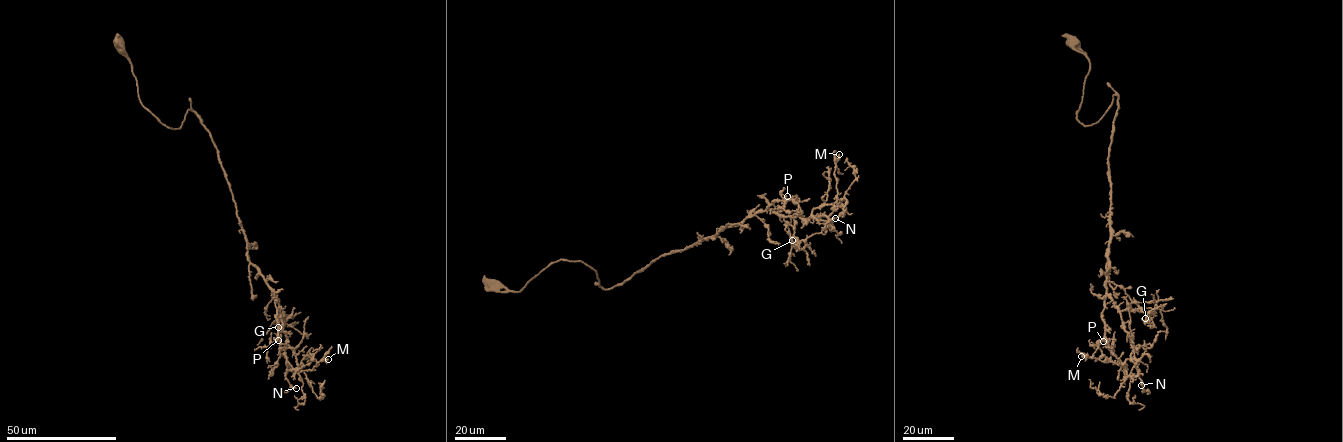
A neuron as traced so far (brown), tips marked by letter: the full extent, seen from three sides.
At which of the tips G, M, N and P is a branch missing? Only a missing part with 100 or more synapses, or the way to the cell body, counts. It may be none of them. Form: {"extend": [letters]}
{"extend": []}

